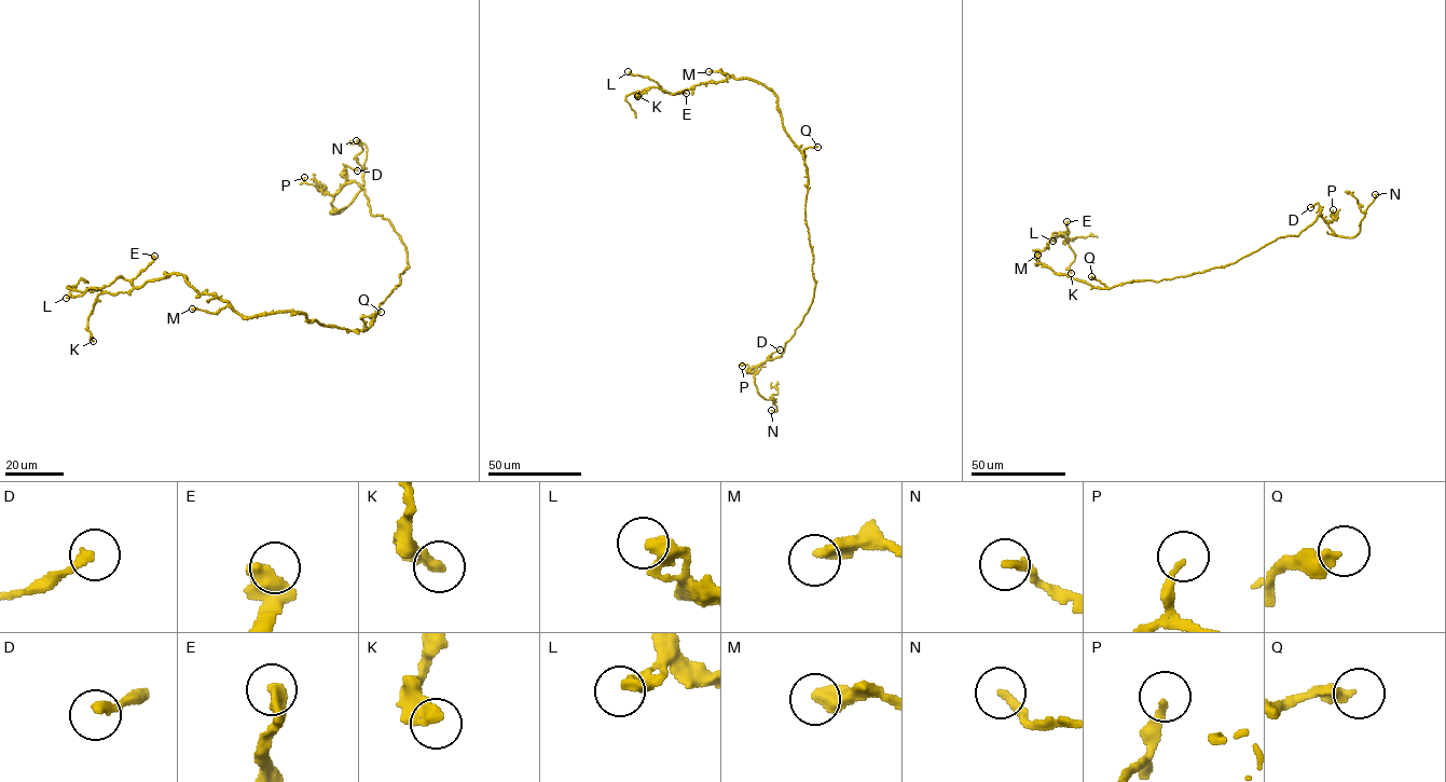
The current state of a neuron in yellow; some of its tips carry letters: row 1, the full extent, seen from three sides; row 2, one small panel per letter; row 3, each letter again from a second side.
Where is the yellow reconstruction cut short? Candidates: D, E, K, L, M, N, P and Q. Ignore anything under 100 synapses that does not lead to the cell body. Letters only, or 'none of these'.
N

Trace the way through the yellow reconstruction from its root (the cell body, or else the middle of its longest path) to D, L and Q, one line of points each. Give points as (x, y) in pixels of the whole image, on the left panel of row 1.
D: (375, 309), (399, 285), (408, 255), (388, 220), (373, 215), (362, 188), (346, 180), (346, 165), (357, 170)
L: (375, 309), (372, 324), (352, 331), (291, 311), (242, 317), (175, 274), (139, 287), (118, 277), (66, 298)
Q: (375, 309), (372, 324), (367, 328), (361, 318), (381, 312)

